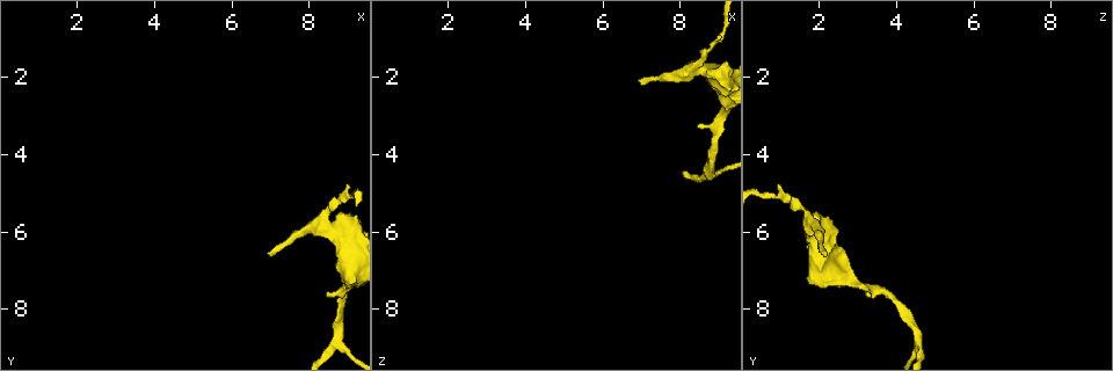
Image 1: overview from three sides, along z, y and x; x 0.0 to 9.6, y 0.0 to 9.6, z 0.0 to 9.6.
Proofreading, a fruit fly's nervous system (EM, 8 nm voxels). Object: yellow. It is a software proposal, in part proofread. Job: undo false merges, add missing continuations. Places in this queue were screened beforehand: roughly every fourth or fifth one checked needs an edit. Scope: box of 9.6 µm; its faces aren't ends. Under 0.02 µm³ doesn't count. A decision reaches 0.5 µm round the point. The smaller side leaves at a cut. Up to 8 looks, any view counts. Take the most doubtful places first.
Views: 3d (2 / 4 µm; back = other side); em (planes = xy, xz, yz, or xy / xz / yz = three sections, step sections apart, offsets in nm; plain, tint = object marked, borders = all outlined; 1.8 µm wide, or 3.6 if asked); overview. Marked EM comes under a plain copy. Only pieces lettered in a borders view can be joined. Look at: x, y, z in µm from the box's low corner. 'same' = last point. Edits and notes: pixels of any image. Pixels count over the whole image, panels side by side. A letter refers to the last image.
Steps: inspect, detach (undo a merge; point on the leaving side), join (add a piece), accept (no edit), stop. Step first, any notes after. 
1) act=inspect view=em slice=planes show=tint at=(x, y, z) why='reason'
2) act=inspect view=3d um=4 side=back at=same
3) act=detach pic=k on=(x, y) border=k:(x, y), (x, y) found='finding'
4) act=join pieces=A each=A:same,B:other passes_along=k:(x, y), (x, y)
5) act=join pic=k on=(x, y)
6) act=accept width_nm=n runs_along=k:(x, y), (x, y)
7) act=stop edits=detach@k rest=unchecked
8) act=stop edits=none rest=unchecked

act=inspect view=3d um=4 side=back at=(9.15, 5.65, 2.20) why='branch stops here'

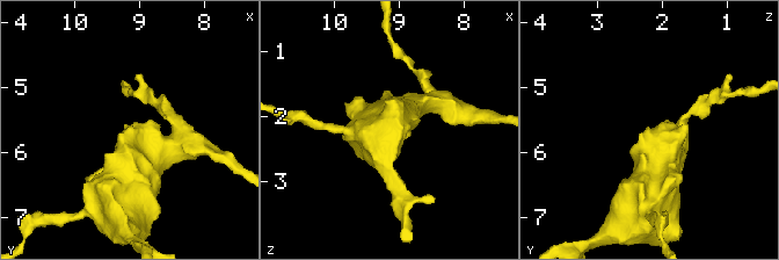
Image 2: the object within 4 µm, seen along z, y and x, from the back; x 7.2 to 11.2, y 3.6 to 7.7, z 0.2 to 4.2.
act=inspect view=em um=3.6 slice=planes show=borders at=(9.10, 5.65, 2.20) why='need the tissue'

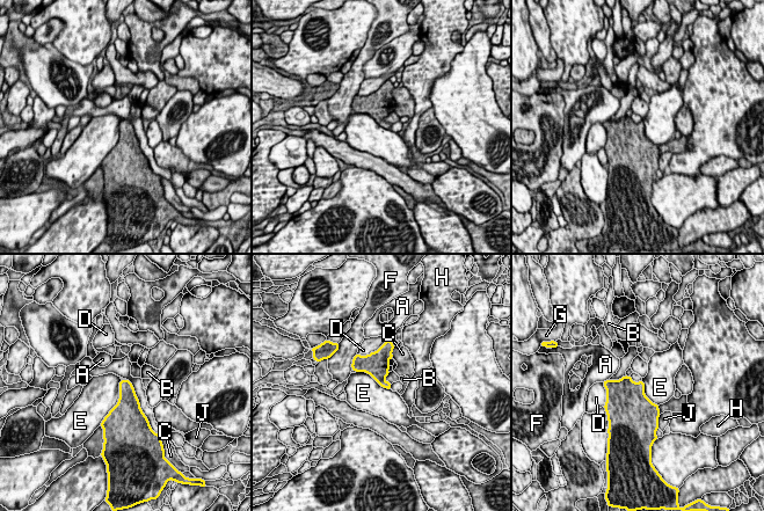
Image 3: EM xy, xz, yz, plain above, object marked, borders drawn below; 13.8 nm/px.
act=accept each=A:other,B:other,C:other,D:other,E:other,F:other,G:other,H:other,J:other border=3:(122, 380), (118, 401), (103, 420) found='none of them fits'

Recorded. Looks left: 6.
act=inspect view=3d um=2 side=back at=(8.45, 7.60, 3.20) why='thin end'

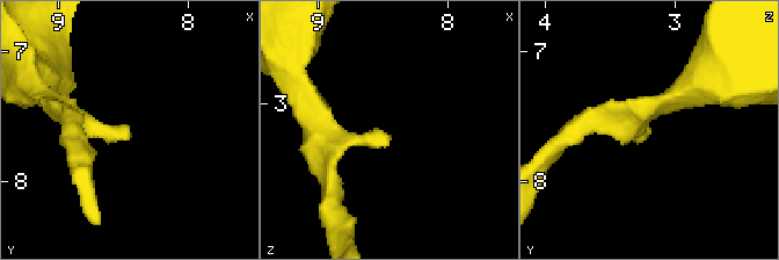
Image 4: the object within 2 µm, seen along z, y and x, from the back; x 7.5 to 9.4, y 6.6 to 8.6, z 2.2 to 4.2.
act=inspect view=em slice=xy step=8 show=tint at=(8.46, 7.56, 3.24) why='shape alone is not enough'

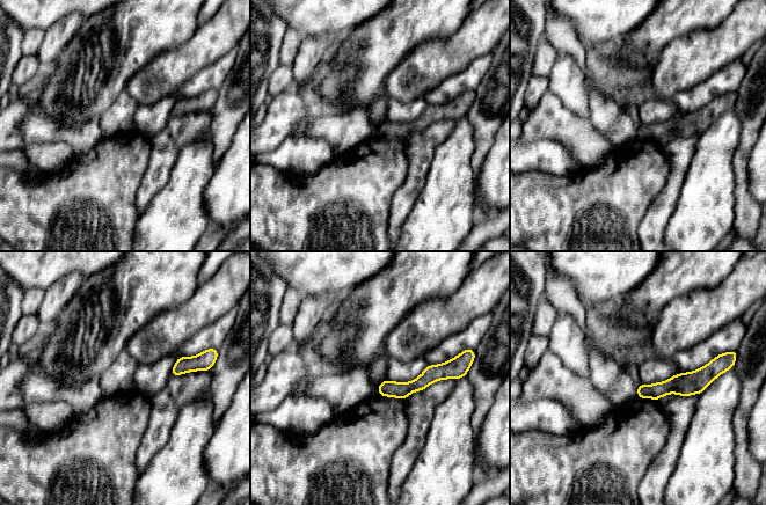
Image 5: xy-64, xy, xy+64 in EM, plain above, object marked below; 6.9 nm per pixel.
act=inspect view=em slice=xy step=8 show=borders at=same why='see the neighbours'

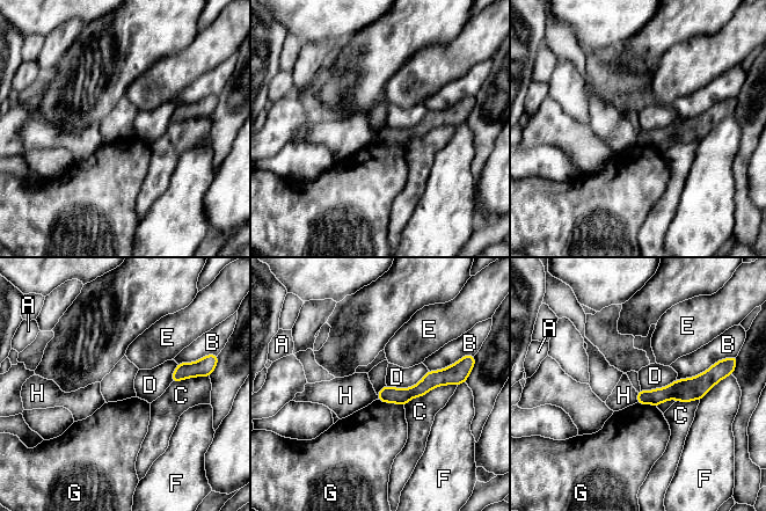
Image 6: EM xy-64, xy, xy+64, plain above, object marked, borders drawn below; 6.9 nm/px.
act=accept each=A:other,B:other,C:other,D:other,E:other,F:other,G:other,H:other border=6:(636, 392), (637, 401) found='no lettered piece goes on from it'

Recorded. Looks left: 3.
act=inspect view=em slice=planes show=borders at=(7.00, 6.60, 2.15) why='thin end'

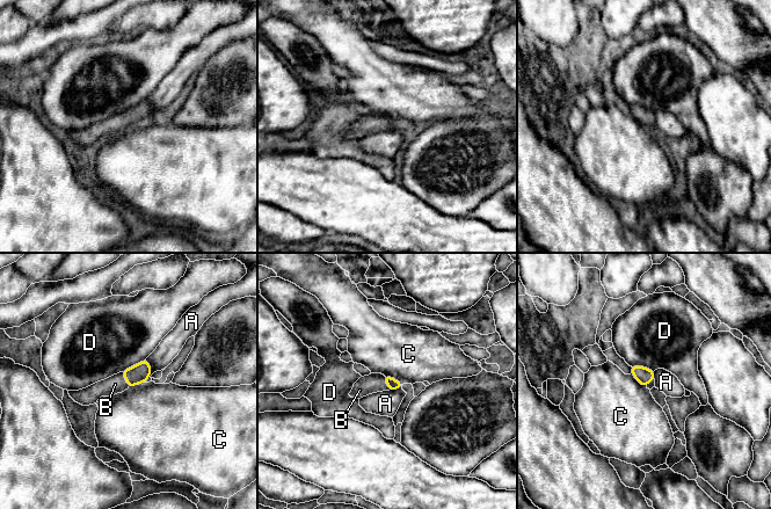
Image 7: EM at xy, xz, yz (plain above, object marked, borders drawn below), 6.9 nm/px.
act=join pieces=B longest_contact=D:190nm each=A:other,B:same,C:other,D:other passes_along=7:(393, 384), (386, 382), (373, 383) found='it goes on there'

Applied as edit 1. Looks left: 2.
act=stop edits=join@7 rest=unchecked

